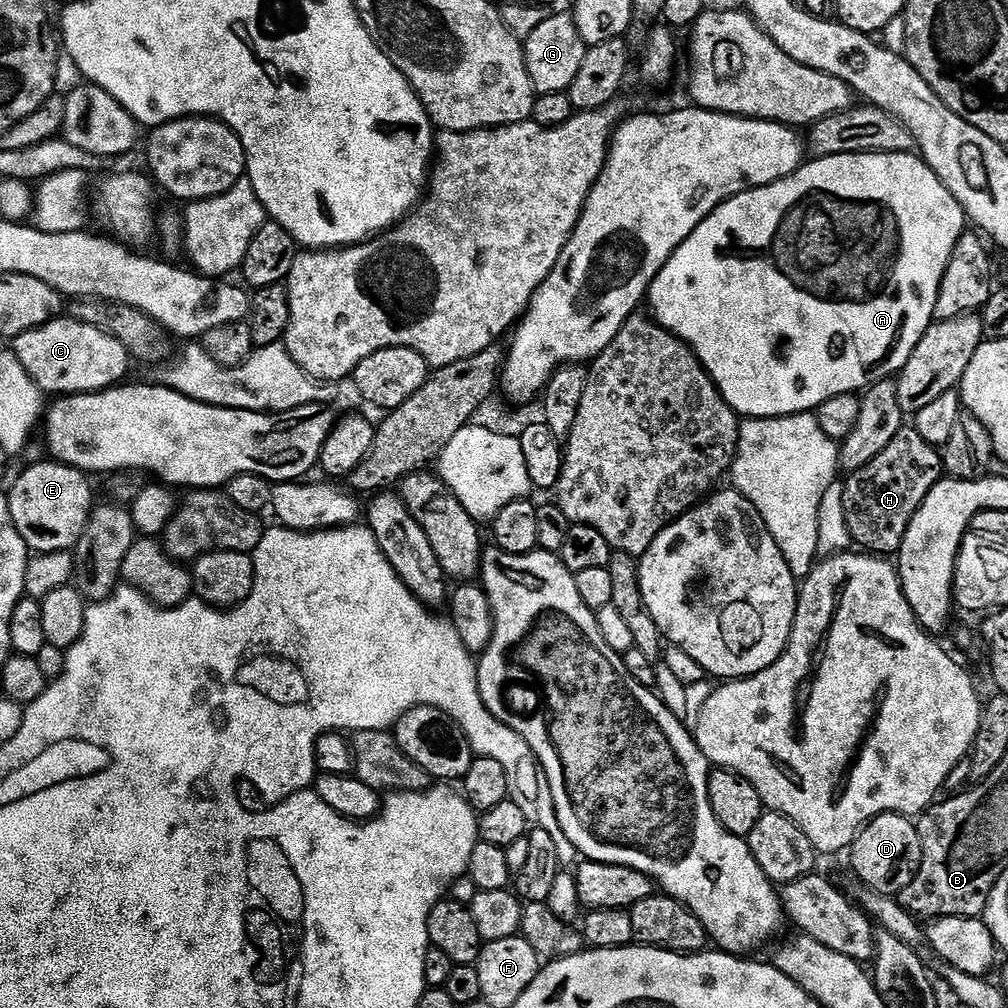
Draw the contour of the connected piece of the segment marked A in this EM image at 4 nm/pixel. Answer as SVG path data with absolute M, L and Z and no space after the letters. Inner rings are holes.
M855 152L854 154L838 154L837 156L821 156L819 158L809 159L801 164L800 169L793 176L782 178L773 184L767 184L761 188L750 188L739 192L737 196L731 196L724 203L719 204L708 217L694 230L694 234L690 234L690 238L686 238L686 242L682 242L682 246L676 253L668 259L668 264L656 276L656 281L652 283L650 289L650 304L652 300L652 308L654 318L663 328L667 328L669 332L673 332L675 336L679 336L696 351L696 356L703 362L704 368L711 374L713 382L720 387L720 392L733 410L744 418L767 418L770 416L797 416L800 412L809 414L815 413L817 408L821 408L830 398L841 396L842 394L860 394L865 390L877 384L879 380L887 380L901 373L907 363L910 362L911 355L914 354L915 348L922 338L928 333L934 321L937 319L936 307L938 306L938 298L940 297L940 287L944 281L944 275L948 269L948 264L952 260L952 255L956 252L956 244L966 231L966 213L964 205L956 199L954 195L944 183L938 178L938 174L925 164L919 155L909 154L906 152Z

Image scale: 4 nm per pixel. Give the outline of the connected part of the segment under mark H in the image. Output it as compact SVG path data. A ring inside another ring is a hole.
M914 426L904 427L874 462L847 477L844 509L853 541L872 554L899 553L914 514L918 514L932 487L941 480L943 468L941 449L926 442Z

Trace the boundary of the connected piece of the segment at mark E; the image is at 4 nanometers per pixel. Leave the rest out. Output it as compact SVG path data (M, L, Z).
M32 464L7 493L12 520L33 553L66 552L75 549L80 535L88 527L94 501L89 477L68 464Z

